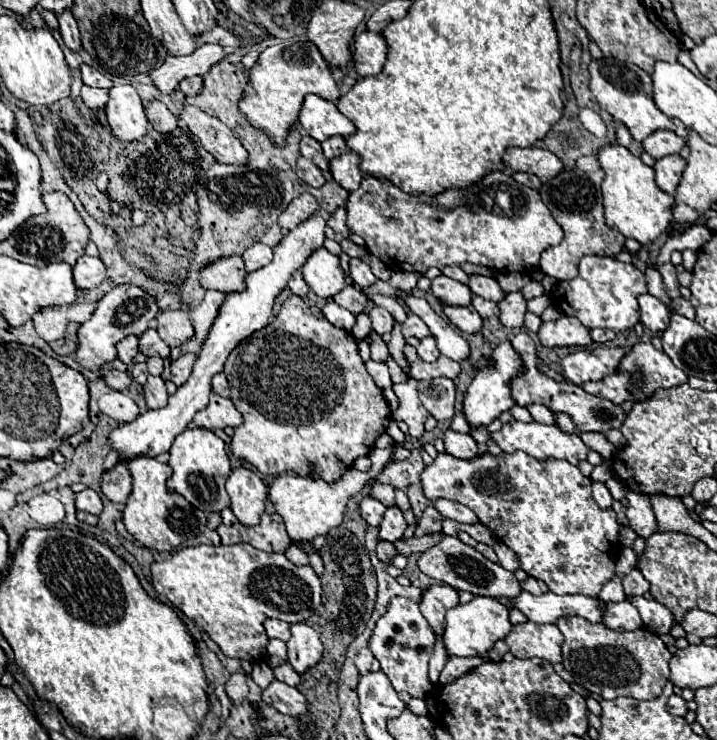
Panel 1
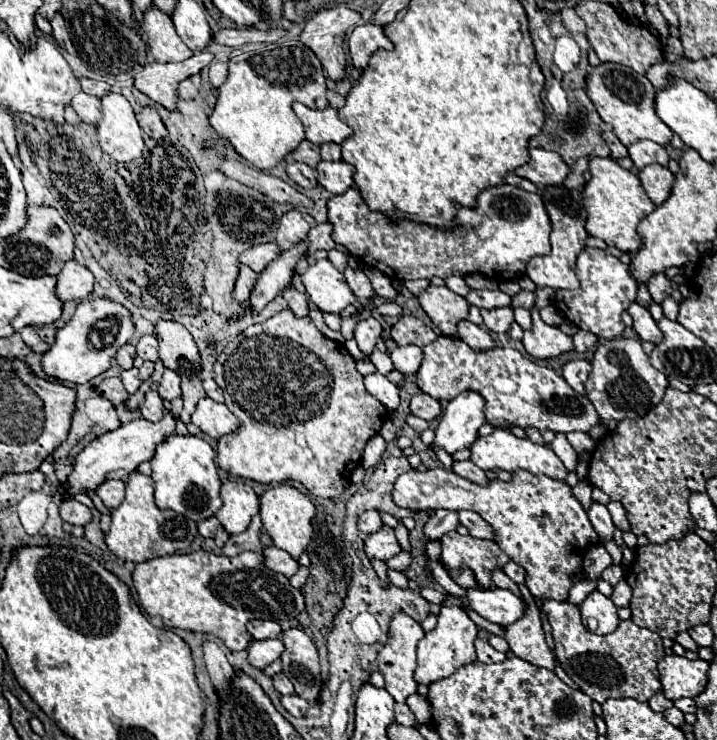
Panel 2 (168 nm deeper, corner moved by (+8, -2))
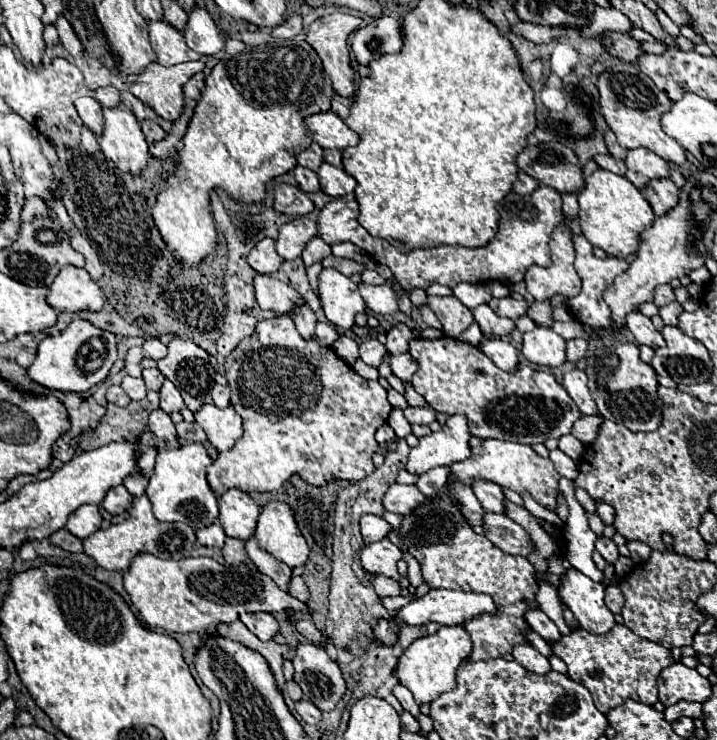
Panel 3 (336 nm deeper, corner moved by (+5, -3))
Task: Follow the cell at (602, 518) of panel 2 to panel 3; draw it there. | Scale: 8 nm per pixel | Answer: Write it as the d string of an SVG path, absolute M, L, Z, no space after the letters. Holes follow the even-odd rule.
M603 534L597 538L597 544L595 544L595 548L601 552L601 556L607 560L607 562L615 562L617 558L619 558L619 552L617 552L617 546L615 546L615 542L611 540L611 538L605 538Z

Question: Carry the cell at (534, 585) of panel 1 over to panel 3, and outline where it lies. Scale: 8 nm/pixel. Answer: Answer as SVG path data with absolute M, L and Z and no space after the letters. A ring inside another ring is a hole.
M625 624L615 626L615 638L599 638L583 628L573 628L567 636L561 636L557 644L553 644L553 652L567 664L569 678L591 692L597 710L603 714L621 706L627 698L653 706L657 702L657 676L663 668L675 662L665 646L639 638Z

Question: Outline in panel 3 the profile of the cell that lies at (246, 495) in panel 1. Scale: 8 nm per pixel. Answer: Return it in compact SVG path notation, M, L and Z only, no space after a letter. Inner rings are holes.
M237 488L227 490L219 496L219 510L219 522L223 524L227 536L241 540L253 536L259 518L259 506L247 492Z

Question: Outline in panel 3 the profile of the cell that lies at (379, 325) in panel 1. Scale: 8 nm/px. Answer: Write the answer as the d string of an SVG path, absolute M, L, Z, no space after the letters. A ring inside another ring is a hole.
M369 334L361 340L359 344L359 356L365 364L371 364L371 366L379 366L381 364L381 358L385 354L385 346L377 340L375 334Z

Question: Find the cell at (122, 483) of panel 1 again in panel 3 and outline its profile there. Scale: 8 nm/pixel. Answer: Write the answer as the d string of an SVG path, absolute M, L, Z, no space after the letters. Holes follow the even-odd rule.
M121 484L121 486L115 486L115 488L111 488L109 492L107 492L107 496L105 496L105 500L101 502L101 506L109 512L109 514L123 514L127 508L129 508L129 504L131 504L131 494L127 492L127 488Z

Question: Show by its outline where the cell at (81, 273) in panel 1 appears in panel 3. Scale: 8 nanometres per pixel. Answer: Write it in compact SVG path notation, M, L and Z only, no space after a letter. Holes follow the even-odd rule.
M65 266L51 284L47 302L57 310L101 310L105 296L85 268Z

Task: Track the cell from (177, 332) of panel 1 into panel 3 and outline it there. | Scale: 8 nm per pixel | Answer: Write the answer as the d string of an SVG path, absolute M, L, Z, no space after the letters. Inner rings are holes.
M173 336L171 342L167 344L167 348L169 348L169 354L157 362L159 370L165 378L169 378L177 386L177 390L181 392L181 396L185 400L185 406L191 412L197 412L203 404L211 402L211 388L215 386L215 380L213 380L215 370L209 360L209 354L203 348L199 348L195 342L183 340L181 336Z

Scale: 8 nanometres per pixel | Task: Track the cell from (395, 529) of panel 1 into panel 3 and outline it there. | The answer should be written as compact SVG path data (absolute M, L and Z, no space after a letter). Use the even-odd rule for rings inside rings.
M389 538L367 544L361 550L361 564L371 574L383 574L399 580L399 572L397 572L399 560L401 560L401 550Z

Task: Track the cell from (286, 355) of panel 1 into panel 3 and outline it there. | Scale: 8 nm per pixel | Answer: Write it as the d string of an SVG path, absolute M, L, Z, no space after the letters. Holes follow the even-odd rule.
M281 314L281 316L275 316L271 320L263 320L259 322L259 326L255 326L255 332L247 338L243 338L243 342L239 342L239 346L225 358L225 378L229 382L229 388L231 388L231 406L235 408L235 412L243 418L243 436L235 442L235 446L227 452L221 452L213 464L207 468L207 480L211 484L211 488L215 490L217 496L221 496L223 492L227 492L229 488L239 488L243 492L271 492L271 490L279 490L291 476L299 476L301 480L305 480L307 484L311 486L325 486L333 480L347 480L347 482L359 482L363 480L367 474L373 472L373 462L371 462L371 456L377 452L377 442L375 442L375 432L379 426L383 426L389 418L389 412L391 412L391 404L387 402L387 392L385 388L375 382L375 380L365 380L361 378L343 358L339 358L335 354L333 348L329 346L323 346L319 344L317 336L305 340L297 330L295 330L295 324L293 324L293 318L291 314Z

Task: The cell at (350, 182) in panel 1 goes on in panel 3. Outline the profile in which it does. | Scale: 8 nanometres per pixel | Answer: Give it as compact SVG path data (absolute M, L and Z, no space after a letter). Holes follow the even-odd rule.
M323 162L319 168L319 182L321 182L321 190L333 198L341 198L347 194L353 194L357 182L351 174L347 174L343 168L331 166L329 162Z

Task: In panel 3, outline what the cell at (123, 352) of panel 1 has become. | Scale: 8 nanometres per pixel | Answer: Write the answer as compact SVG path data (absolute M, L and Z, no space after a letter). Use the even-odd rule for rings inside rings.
M133 346L129 348L127 356L125 356L125 372L129 376L141 376L141 360L143 360L143 354L141 354L141 348L139 346Z

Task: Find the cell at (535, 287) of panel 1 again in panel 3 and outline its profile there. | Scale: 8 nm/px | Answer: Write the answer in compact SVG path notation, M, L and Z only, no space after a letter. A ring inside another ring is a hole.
M531 302L527 316L537 322L537 326L551 326L553 318L551 318L551 304L549 302Z

